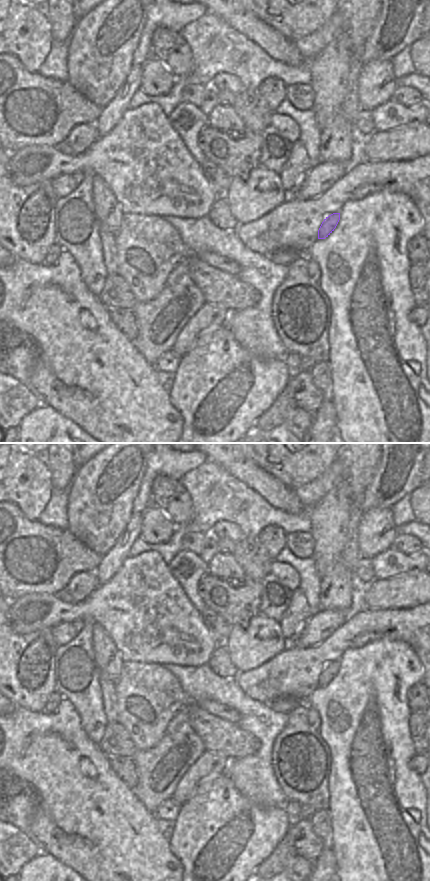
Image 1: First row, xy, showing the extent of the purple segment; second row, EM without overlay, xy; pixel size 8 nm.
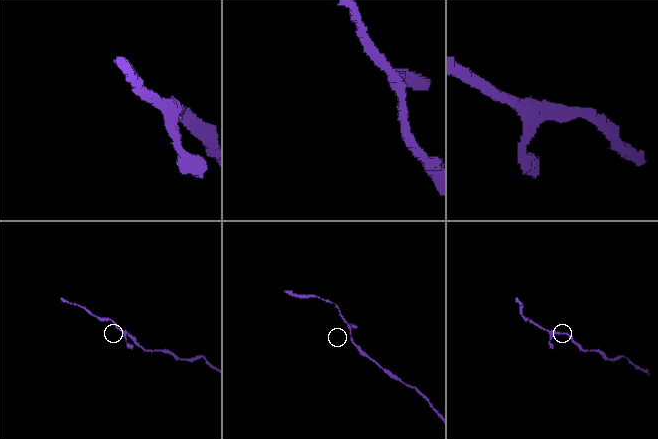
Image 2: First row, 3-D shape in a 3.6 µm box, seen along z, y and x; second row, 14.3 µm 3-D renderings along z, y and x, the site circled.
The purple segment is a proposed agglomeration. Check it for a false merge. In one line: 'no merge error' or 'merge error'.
no merge error

